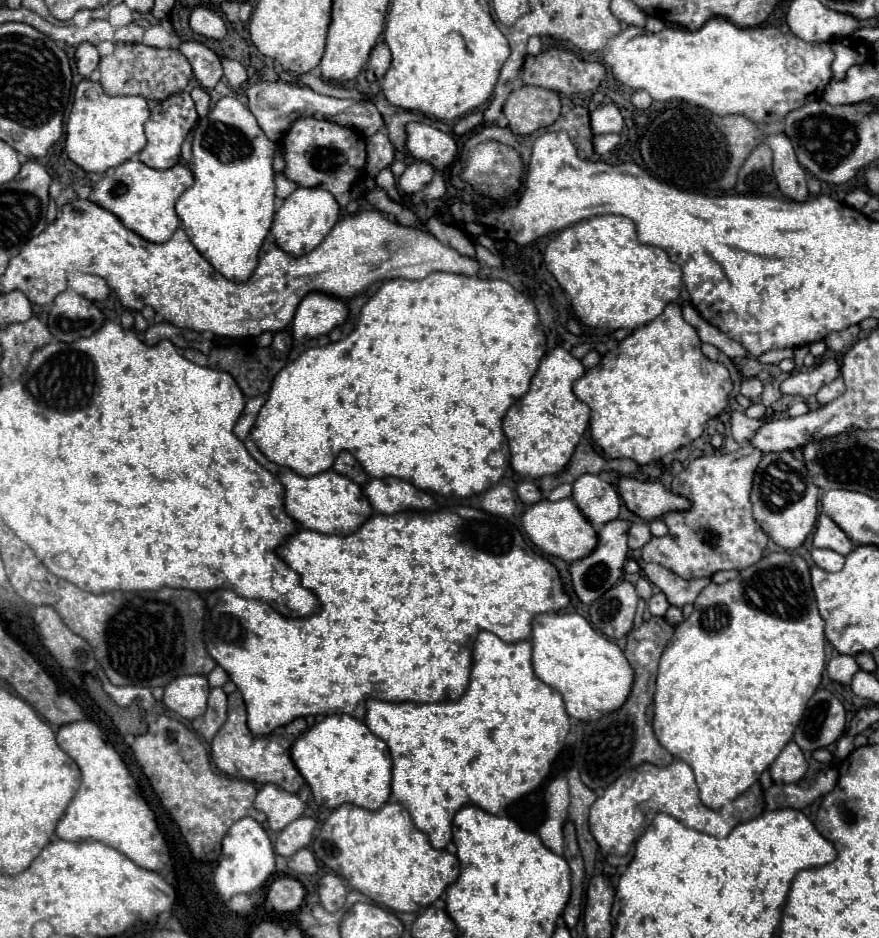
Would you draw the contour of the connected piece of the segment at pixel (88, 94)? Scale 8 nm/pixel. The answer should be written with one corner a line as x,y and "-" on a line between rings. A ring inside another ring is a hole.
82,79
74,93
74,105
65,124
66,153
70,161
88,173
104,173
130,157
138,155
146,145
144,123
150,109
144,97
110,97
102,91
100,83

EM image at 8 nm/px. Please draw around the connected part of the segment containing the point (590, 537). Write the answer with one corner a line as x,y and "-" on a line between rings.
571,497
562,499
562,501
540,501
534,503
532,507
528,507
522,517
522,527
530,541
538,550
542,550
545,555
552,555
552,557
560,557
568,563
582,559
584,555
590,555
598,543
598,535
592,529
592,525
588,523
588,519
580,513
580,509
576,507
576,503
572,501

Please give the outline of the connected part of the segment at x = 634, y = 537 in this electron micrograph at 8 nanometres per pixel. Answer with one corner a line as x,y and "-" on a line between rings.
632,523
628,529
628,547
630,549
642,549
650,541
652,533
646,523

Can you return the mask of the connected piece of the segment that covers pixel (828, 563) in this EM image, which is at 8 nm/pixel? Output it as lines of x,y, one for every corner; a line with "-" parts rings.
812,549
812,561
824,571
840,571
844,567
844,555
832,549

